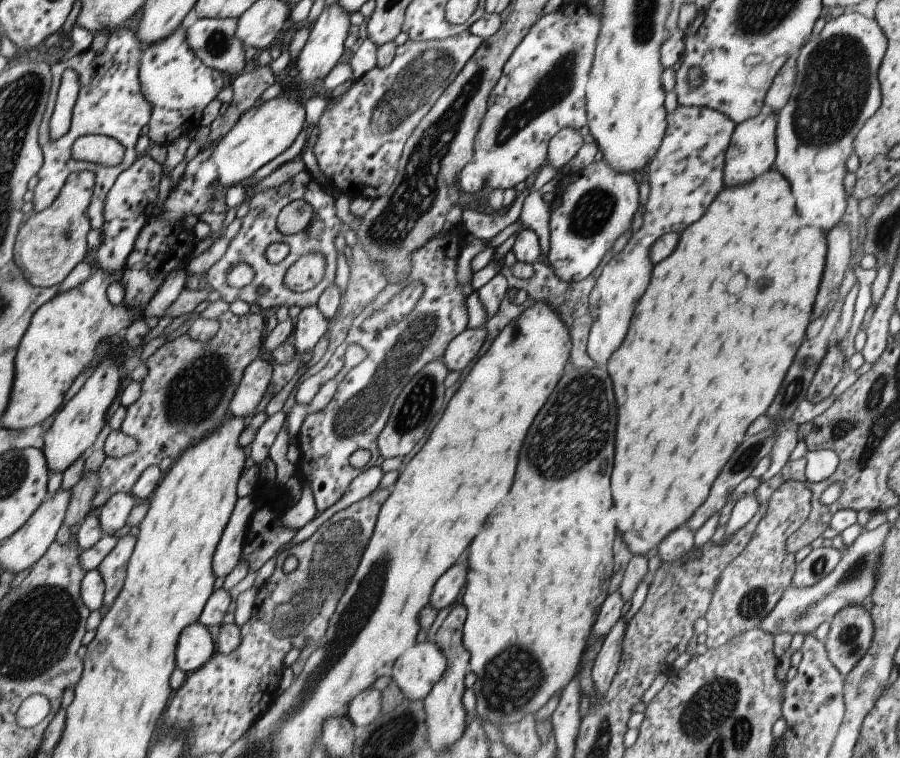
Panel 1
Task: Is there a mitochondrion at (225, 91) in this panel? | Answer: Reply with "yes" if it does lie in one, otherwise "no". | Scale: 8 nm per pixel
no

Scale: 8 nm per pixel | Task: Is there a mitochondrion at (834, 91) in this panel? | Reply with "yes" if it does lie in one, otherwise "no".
yes

